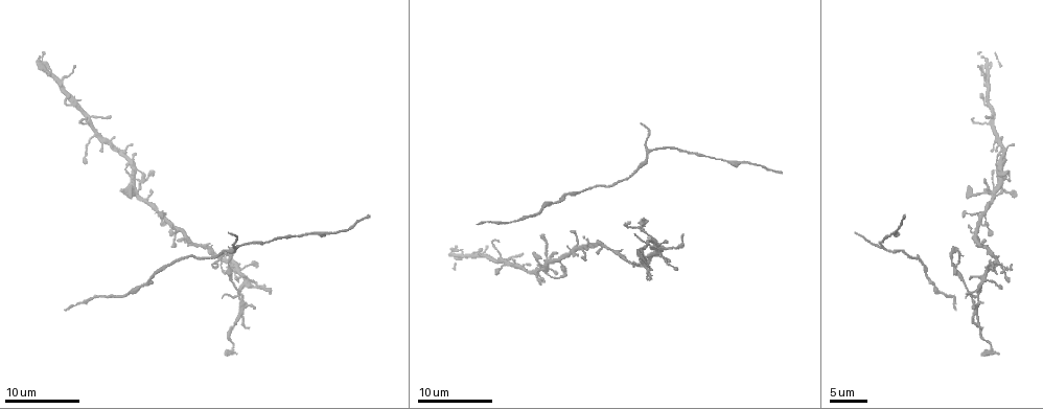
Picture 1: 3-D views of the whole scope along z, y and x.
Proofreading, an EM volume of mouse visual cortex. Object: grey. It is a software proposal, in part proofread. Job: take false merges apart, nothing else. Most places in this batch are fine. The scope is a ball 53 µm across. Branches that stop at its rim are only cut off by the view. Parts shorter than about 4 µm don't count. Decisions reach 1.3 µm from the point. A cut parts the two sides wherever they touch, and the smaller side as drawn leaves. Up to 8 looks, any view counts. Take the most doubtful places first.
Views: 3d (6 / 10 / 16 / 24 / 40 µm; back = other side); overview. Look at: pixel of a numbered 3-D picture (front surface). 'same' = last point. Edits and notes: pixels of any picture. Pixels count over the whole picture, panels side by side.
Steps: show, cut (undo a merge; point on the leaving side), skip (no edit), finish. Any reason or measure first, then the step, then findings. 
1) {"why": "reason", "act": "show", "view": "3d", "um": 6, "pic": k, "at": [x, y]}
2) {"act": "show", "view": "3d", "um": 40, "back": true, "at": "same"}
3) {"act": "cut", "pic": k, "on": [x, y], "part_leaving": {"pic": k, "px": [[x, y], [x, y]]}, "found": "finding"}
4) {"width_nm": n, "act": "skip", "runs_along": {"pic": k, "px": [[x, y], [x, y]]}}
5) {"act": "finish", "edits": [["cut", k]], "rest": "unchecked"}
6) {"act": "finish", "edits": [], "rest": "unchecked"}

{"why": "branch point", "act": "show", "view": "3d", "um": 6, "pic": 1, "at": [234, 248]}

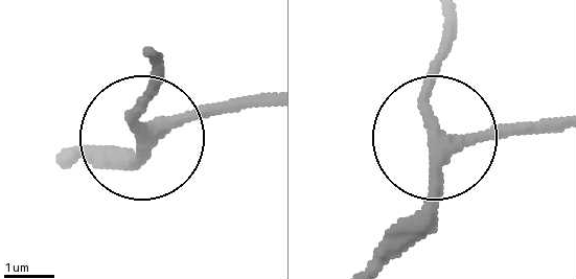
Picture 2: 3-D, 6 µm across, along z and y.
{"side_arm_um": 5, "arms": 3, "act": "skip", "found": "continuous, no second neuron"}

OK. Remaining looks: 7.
{"why": "side arm on a straight run", "act": "show", "view": "3d", "um": 10, "pic": 1, "at": [240, 305]}

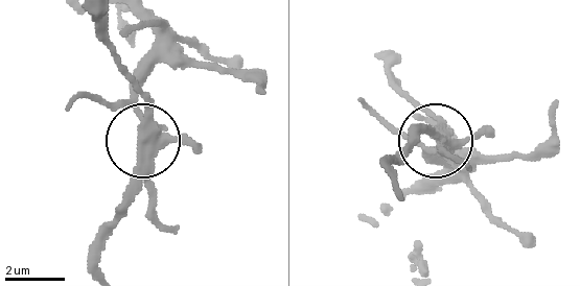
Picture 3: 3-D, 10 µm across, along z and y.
{"why": "from behind", "act": "show", "view": "3d", "um": 10, "back": true, "pic": 3, "at": [144, 132]}

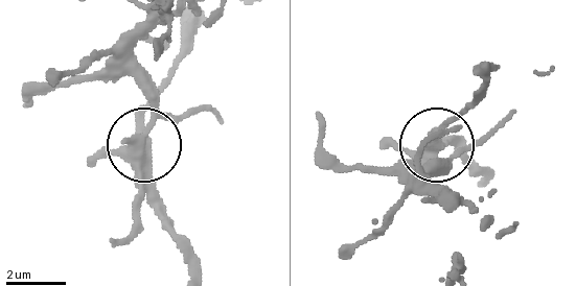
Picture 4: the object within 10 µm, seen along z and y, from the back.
{"side_arm_um": 9, "act": "cut", "pic": 4, "on": [158, 203], "part_leaving": {"pic": 4, "px": [[141, 161], [141, 118], [168, 73], [184, 21]]}, "found": "a second neuron is stuck on"}

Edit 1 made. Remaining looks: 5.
{"act": "show", "view": "3d", "um": 16, "pic": 1, "at": [174, 239]}

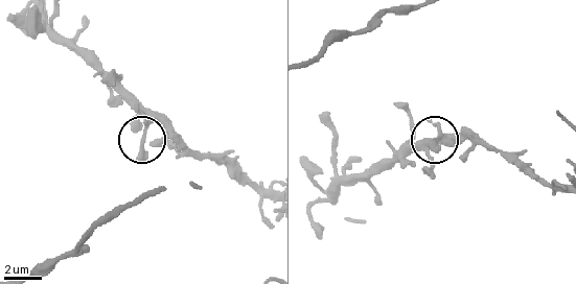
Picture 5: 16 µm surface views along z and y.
{"act": "show", "view": "3d", "um": 6, "pic": 5, "at": [144, 136]}

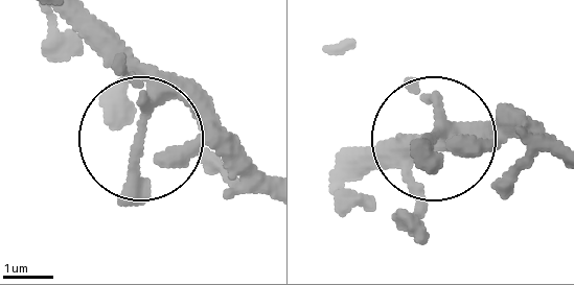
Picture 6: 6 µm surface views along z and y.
{"act": "skip", "found": "all the same neuron"}

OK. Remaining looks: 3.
{"why": "three arms meet", "act": "show", "view": "3d", "um": 16, "pic": 1, "at": [509, 262]}

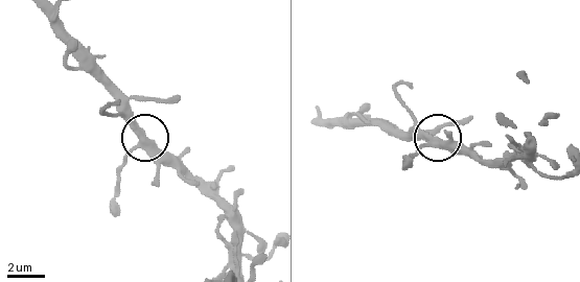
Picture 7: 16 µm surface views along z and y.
{"side_arm_um": 5, "act": "skip", "found": "continuous, no second neuron"}

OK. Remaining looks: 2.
{"act": "finish", "edits": [["cut", 4]], "rest": "unchecked"}

